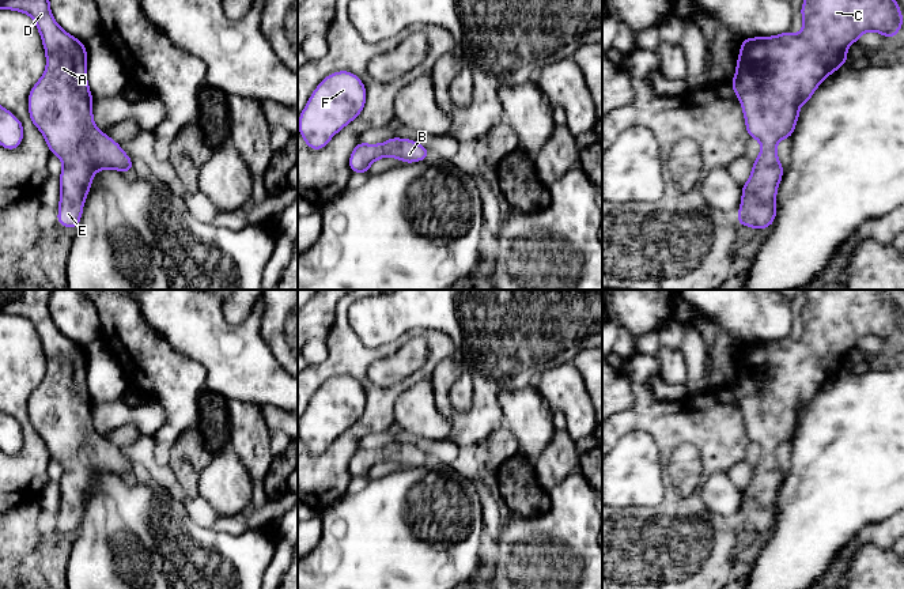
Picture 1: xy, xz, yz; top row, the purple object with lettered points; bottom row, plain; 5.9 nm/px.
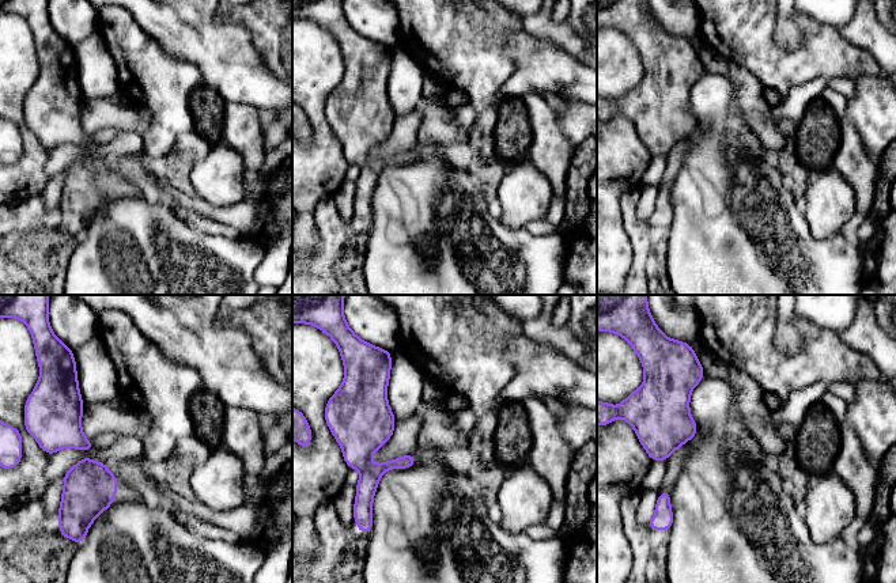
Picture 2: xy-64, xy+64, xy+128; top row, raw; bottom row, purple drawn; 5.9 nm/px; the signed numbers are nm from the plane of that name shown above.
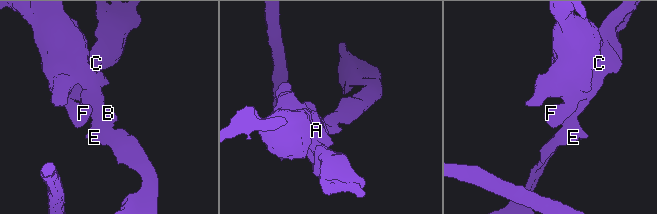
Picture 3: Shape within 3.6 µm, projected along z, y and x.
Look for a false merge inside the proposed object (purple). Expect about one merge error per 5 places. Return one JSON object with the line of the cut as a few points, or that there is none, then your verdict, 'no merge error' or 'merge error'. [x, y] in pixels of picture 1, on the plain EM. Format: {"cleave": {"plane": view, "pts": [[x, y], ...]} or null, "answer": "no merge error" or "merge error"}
{"cleave": null, "answer": "no merge error"}

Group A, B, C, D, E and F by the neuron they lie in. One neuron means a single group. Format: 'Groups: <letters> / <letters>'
Groups: A B C D E F

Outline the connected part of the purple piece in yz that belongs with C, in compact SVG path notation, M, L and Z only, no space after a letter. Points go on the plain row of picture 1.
M806 290L801 313L803 332L799 339L790 335L775 341L742 343L735 381L731 385L745 420L749 442L756 442L761 457L753 467L752 480L742 491L742 505L737 520L738 529L753 533L769 532L776 520L776 494L783 482L783 471L776 460L780 443L790 443L799 422L799 412L809 407L821 386L847 367L847 352L867 336L877 336L892 344L903 331L903 318L888 290Z

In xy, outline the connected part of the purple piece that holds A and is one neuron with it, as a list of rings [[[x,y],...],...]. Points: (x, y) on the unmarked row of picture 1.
[[[0,290],[0,314],[30,320],[46,356],[46,375],[29,400],[29,416],[49,454],[63,465],[57,528],[77,533],[97,475],[133,475],[118,448],[98,435],[87,388],[84,348],[65,337],[49,312],[52,290]]]

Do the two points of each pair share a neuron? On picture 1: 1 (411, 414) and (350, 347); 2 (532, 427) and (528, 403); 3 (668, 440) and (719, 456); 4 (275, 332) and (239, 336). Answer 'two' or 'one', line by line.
1: two
2: one
3: one
4: two

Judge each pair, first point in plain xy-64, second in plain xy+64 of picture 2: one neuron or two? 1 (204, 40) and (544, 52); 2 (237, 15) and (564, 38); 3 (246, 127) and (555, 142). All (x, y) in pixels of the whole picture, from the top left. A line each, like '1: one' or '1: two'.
1: one
2: two
3: one

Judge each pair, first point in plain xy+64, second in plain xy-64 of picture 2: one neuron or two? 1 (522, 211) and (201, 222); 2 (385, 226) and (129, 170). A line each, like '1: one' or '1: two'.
1: two
2: two

